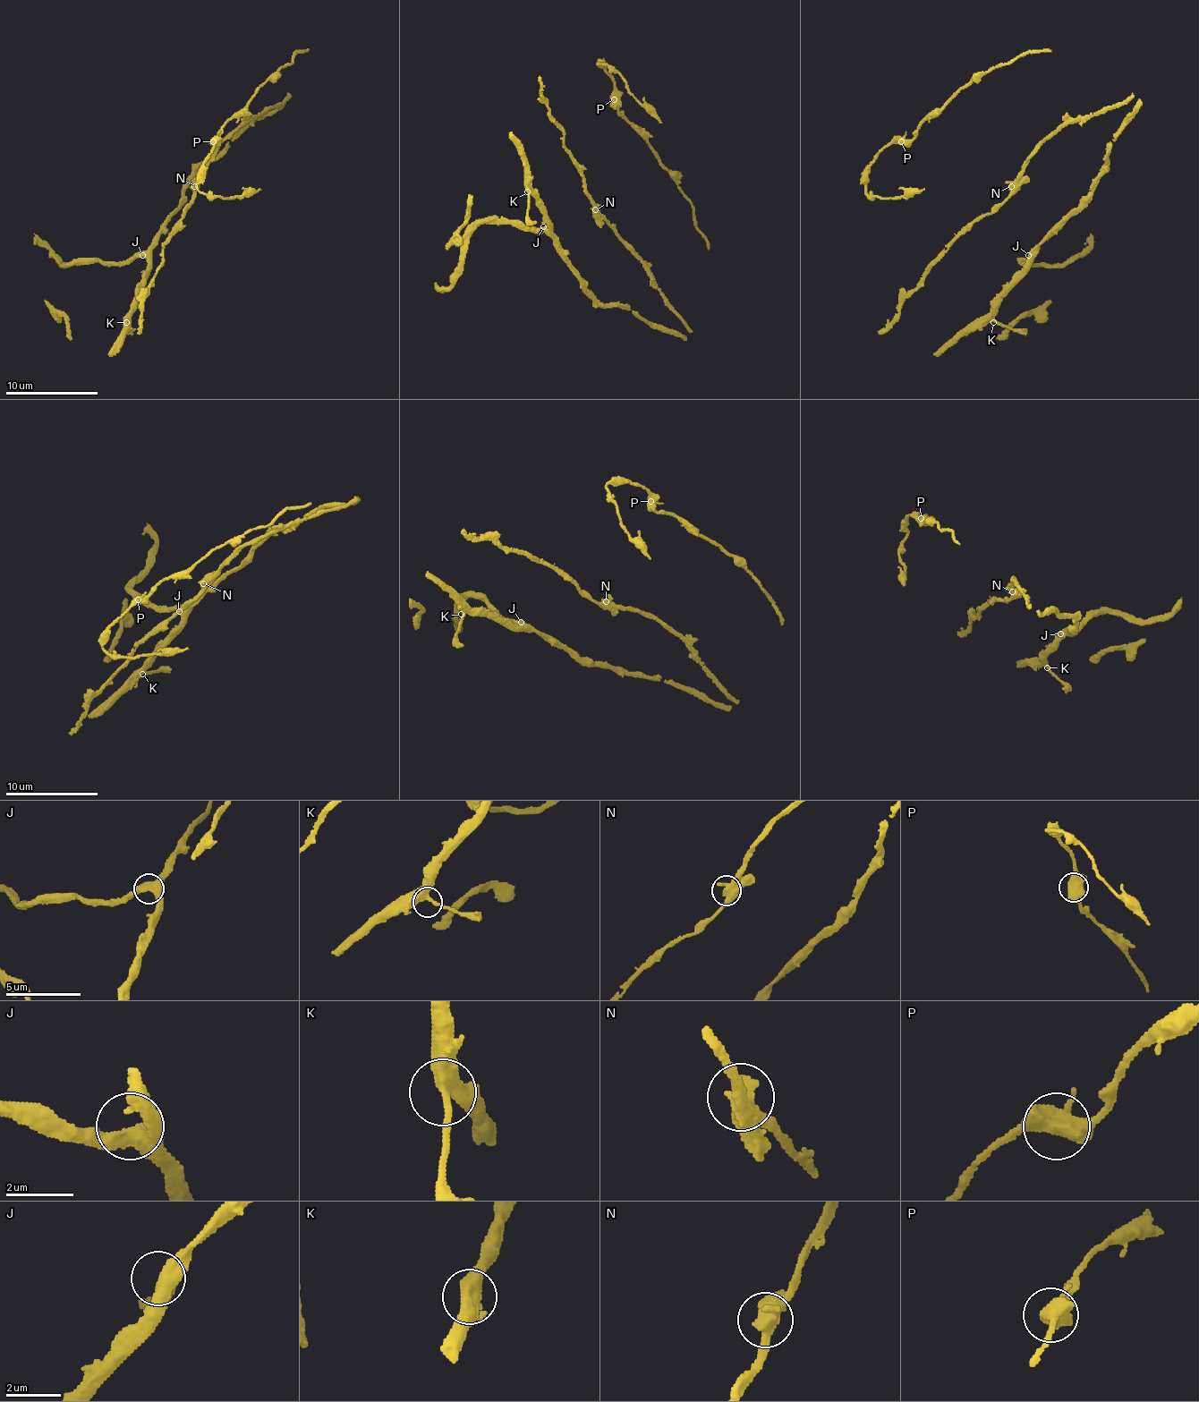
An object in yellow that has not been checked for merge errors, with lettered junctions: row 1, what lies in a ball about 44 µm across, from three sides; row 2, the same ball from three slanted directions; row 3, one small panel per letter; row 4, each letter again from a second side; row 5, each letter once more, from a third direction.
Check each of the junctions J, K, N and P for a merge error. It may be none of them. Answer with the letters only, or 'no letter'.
no letter

